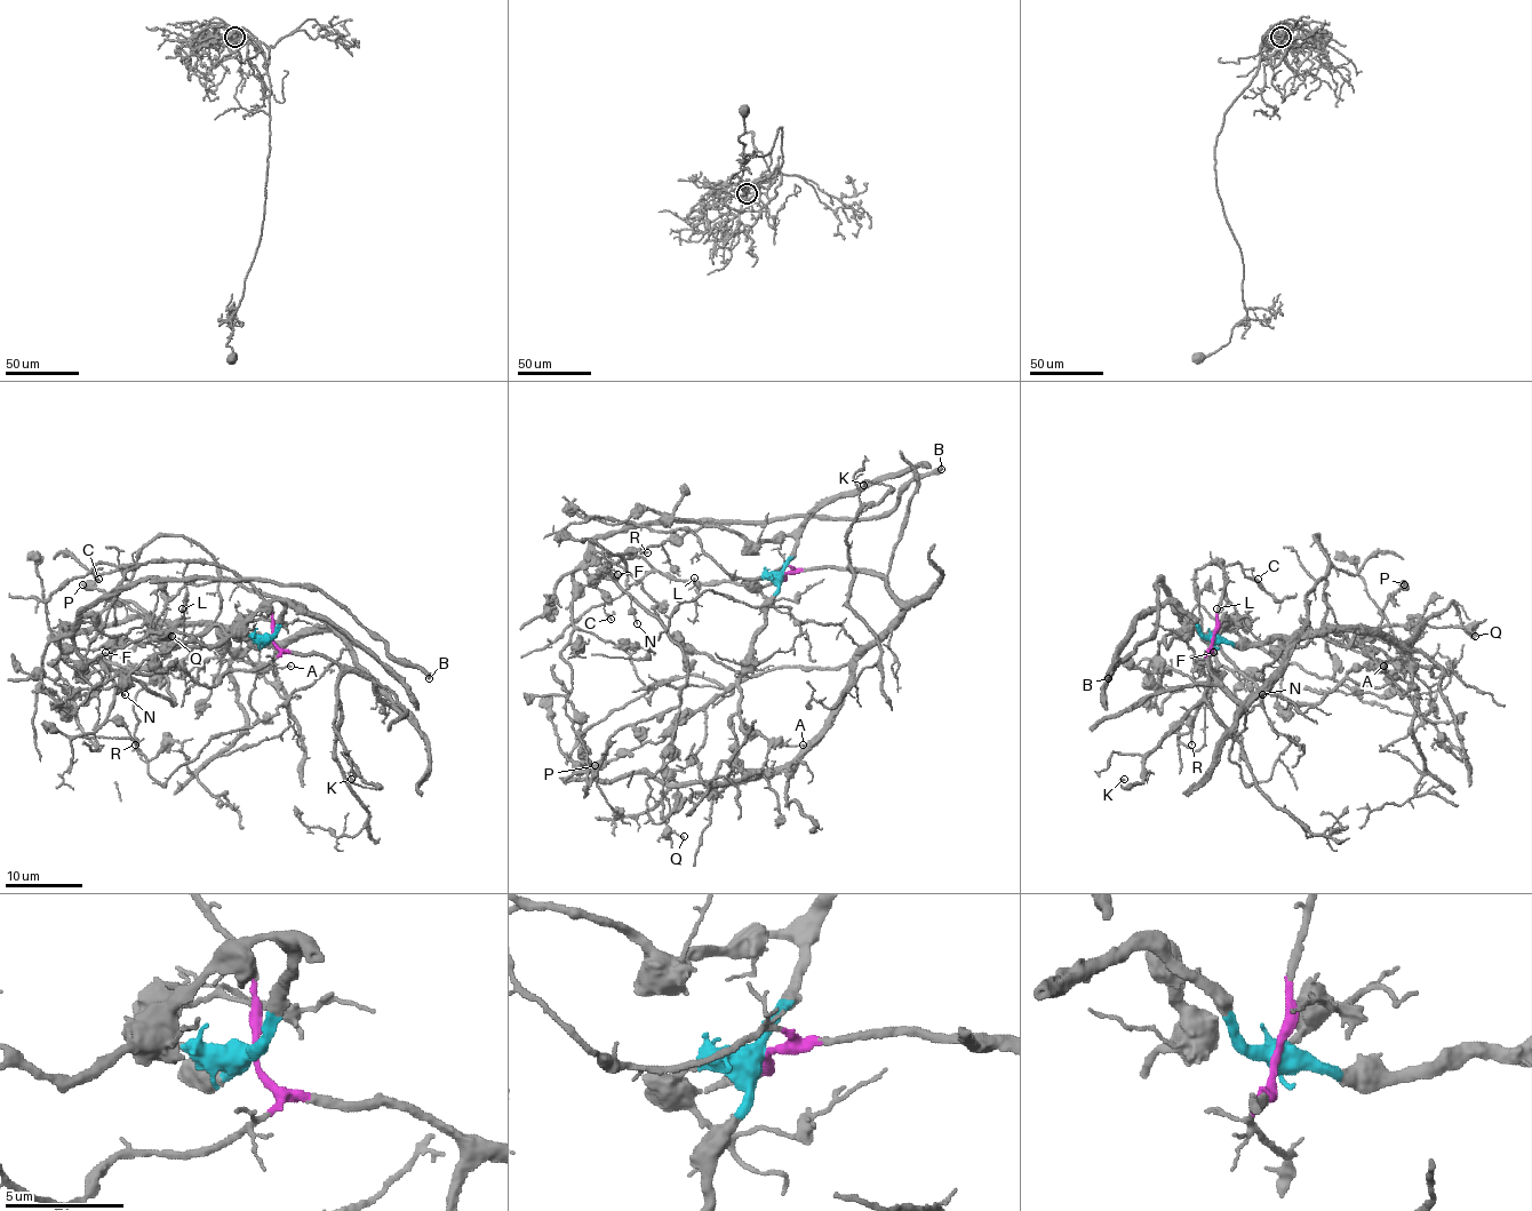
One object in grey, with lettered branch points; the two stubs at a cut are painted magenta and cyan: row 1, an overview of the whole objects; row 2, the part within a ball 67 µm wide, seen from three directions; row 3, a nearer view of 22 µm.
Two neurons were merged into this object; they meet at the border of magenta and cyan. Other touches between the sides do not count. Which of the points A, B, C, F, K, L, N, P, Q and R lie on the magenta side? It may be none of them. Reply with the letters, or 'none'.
B, C, F, K, L, N, R

